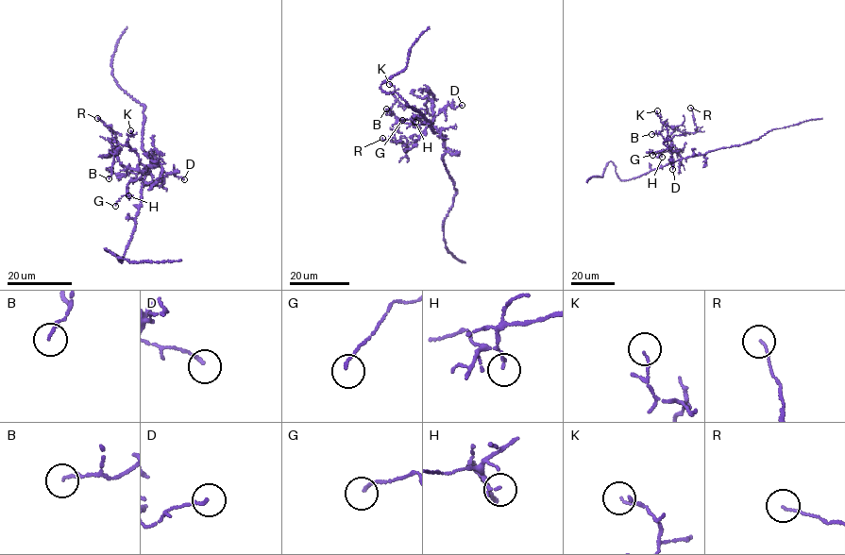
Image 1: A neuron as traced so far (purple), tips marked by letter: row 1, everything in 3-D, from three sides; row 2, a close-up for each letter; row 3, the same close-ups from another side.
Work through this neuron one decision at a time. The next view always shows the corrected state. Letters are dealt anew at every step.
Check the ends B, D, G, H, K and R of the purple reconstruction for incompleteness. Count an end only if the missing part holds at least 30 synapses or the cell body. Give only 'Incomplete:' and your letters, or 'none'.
Incomplete: none

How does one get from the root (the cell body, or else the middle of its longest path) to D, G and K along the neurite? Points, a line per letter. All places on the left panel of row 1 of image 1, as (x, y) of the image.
D: (148, 174), (143, 171), (140, 178), (147, 183), (157, 181), (171, 173), (184, 179)
G: (148, 174), (143, 171), (138, 179), (130, 180), (126, 195), (121, 196), (115, 206)
K: (148, 174), (143, 172), (145, 166), (127, 144), (128, 137), (133, 135), (130, 130)

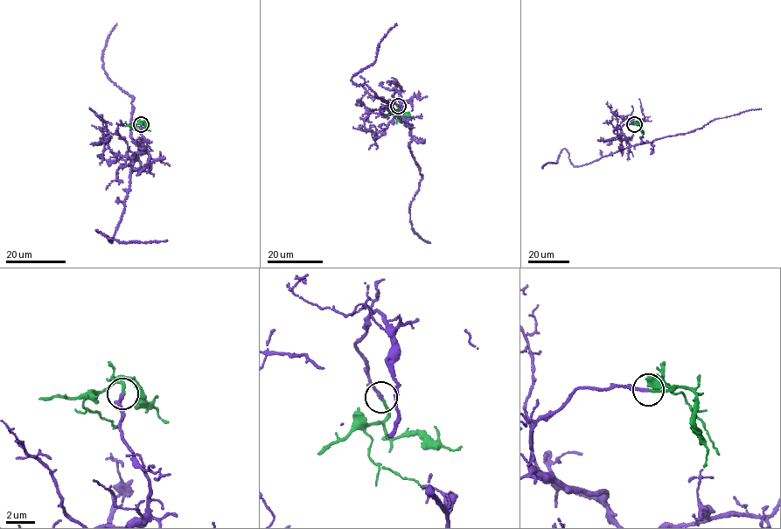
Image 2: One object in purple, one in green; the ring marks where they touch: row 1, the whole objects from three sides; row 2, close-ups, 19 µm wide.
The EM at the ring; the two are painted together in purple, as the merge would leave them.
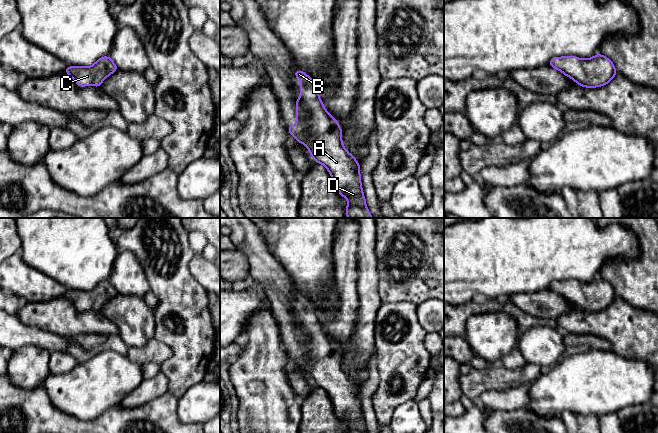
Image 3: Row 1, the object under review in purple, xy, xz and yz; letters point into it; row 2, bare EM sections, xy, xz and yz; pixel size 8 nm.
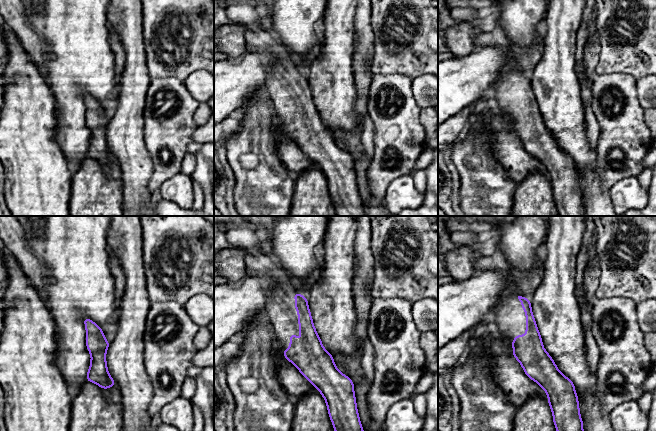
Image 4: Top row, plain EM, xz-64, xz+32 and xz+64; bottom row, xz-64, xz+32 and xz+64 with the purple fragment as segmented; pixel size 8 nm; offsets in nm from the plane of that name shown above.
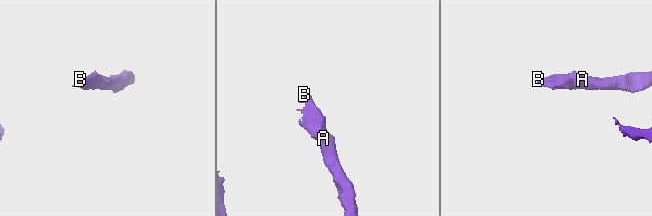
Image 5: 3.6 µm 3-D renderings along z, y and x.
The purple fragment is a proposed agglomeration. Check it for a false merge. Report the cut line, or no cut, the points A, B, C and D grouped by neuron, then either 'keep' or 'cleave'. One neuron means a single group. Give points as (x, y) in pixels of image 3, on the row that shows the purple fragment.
cut none; groups A B C D; keep

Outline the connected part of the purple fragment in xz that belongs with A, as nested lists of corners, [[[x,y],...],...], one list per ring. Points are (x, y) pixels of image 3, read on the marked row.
[[[302,70],[294,71],[300,80],[300,98],[296,100],[296,126],[288,124],[289,134],[307,146],[315,162],[324,165],[330,173],[335,189],[348,201],[345,213],[348,218],[373,218],[370,214],[362,190],[360,165],[343,146],[342,128],[324,108],[314,80]]]

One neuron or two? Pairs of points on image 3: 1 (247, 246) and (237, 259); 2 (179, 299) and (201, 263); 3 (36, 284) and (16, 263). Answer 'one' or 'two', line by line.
1: two
2: two
3: one

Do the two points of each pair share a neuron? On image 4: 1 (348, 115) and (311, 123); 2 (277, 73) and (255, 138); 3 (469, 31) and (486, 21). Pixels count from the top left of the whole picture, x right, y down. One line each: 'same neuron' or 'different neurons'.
1: different neurons
2: different neurons
3: same neuron

